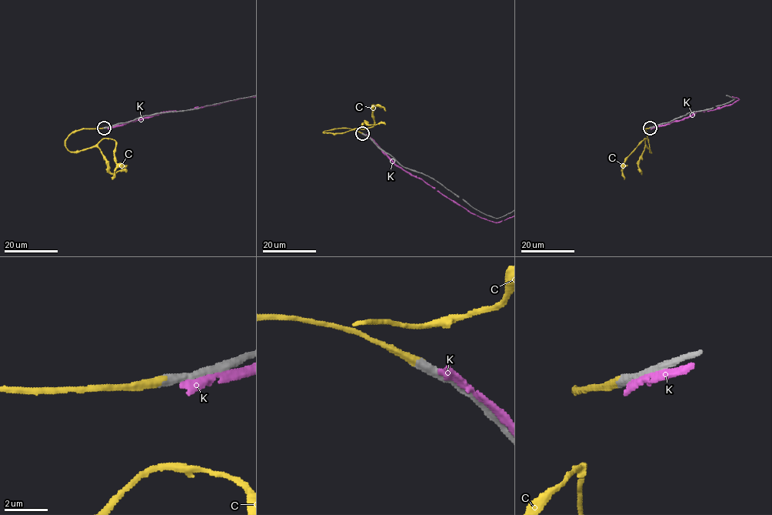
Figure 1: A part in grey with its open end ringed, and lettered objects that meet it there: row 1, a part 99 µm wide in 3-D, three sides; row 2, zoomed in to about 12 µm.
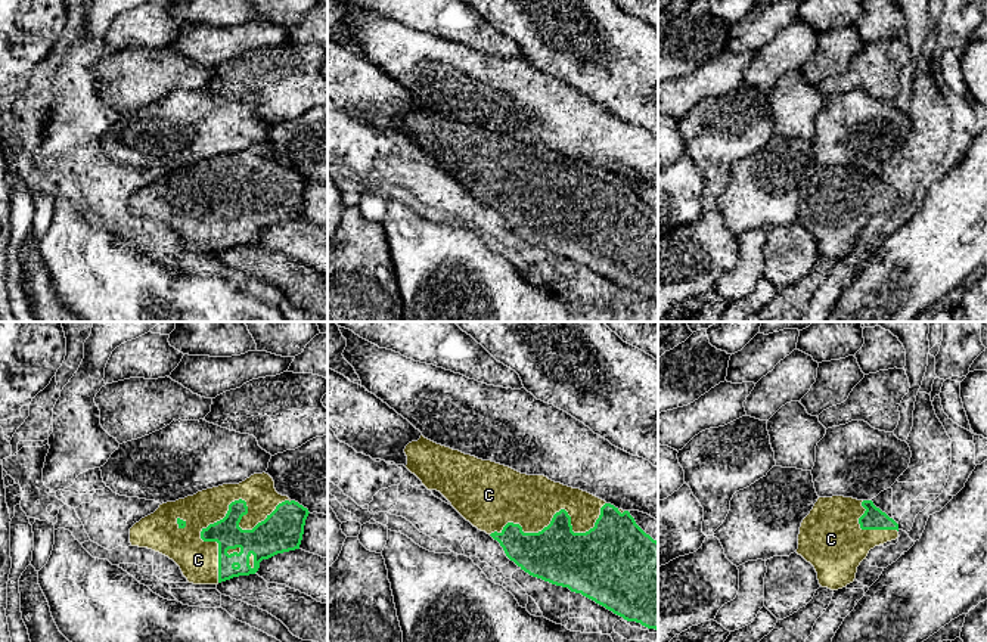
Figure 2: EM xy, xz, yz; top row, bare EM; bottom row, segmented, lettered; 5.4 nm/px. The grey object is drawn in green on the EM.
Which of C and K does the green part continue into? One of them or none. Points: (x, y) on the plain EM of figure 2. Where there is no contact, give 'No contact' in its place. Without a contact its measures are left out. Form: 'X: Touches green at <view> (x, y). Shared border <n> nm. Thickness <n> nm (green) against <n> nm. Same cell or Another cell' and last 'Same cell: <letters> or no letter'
C: Touches green at xy (229, 176). Shared border 600 nm. Thickness 160 nm (green) against 190 nm. Same cell
K: No contact. Another cell
Same cell: C

